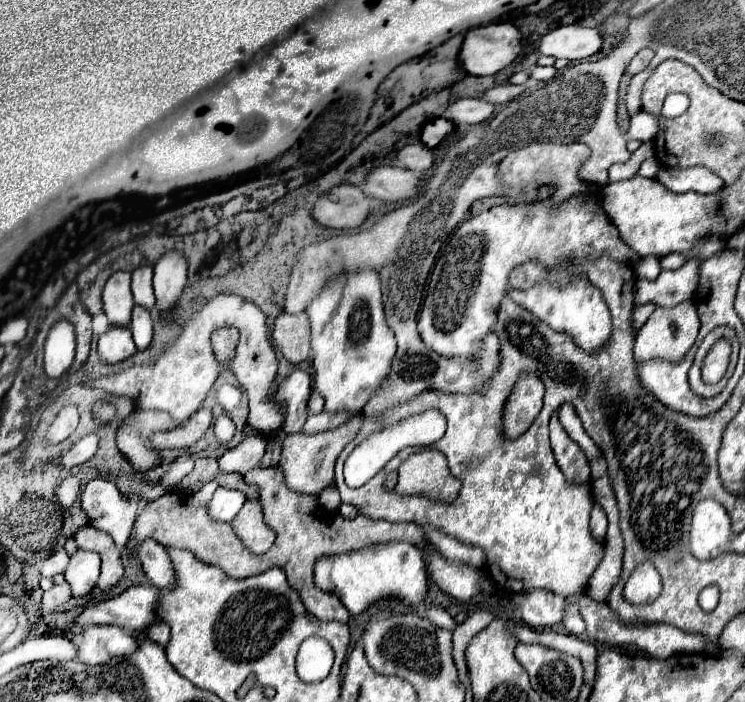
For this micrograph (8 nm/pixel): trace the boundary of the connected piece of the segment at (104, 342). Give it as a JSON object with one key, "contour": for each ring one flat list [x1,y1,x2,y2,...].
{"contour":[[109,327,101,337,99,337,99,355,107,363,117,363,127,357,131,357,137,347,133,343,129,327]]}

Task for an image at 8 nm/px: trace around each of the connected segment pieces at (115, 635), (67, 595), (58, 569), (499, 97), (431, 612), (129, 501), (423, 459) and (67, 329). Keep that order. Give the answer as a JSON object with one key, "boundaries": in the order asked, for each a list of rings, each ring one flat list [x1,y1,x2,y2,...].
{"boundaries":[[[91,625,81,633,77,661,85,665,107,663,111,657,129,655,137,649,137,639,115,625]],[[61,583,61,585,53,585,49,591,43,593,43,613,51,613,51,611,57,611,63,607,63,603,67,603,71,599,71,589,67,583]],[[59,549,55,553,51,553,47,559,41,561,41,575,43,577,53,577,57,573,63,573,65,571,65,565,67,565,67,553,65,549]],[[495,85,495,87,487,89,481,99,491,101,493,105,503,105,503,103,515,99,521,91,523,91,521,85]],[[429,605,425,607,425,615,437,625,437,627,443,627,447,631,451,631,457,623,453,621,453,617,443,609,443,607,435,607,435,605]],[[93,479,83,489,81,507,91,527,109,533,117,547,125,547,137,517,137,499,123,495,119,487,107,479]],[[435,449,411,455,399,467,399,493,425,493,439,501,453,501,461,489,461,481,447,469,447,459]],[[55,321,43,349,47,377,61,377,75,357,75,327,69,321]]]}

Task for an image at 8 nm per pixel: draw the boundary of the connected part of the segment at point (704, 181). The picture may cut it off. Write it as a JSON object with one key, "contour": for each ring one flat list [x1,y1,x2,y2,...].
{"contour":[[661,167,659,173,655,175,655,179,673,193,695,191,695,193,709,195,709,193,723,189,723,181,705,167,689,167,689,169]]}

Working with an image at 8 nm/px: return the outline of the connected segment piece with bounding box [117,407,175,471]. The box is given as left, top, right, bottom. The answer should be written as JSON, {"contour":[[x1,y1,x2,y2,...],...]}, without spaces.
{"contour":[[135,407,117,431,117,447,129,459,135,471,145,471,145,449,153,449,145,447,145,437,149,437,153,431,169,431,173,427,175,423,167,413]]}

